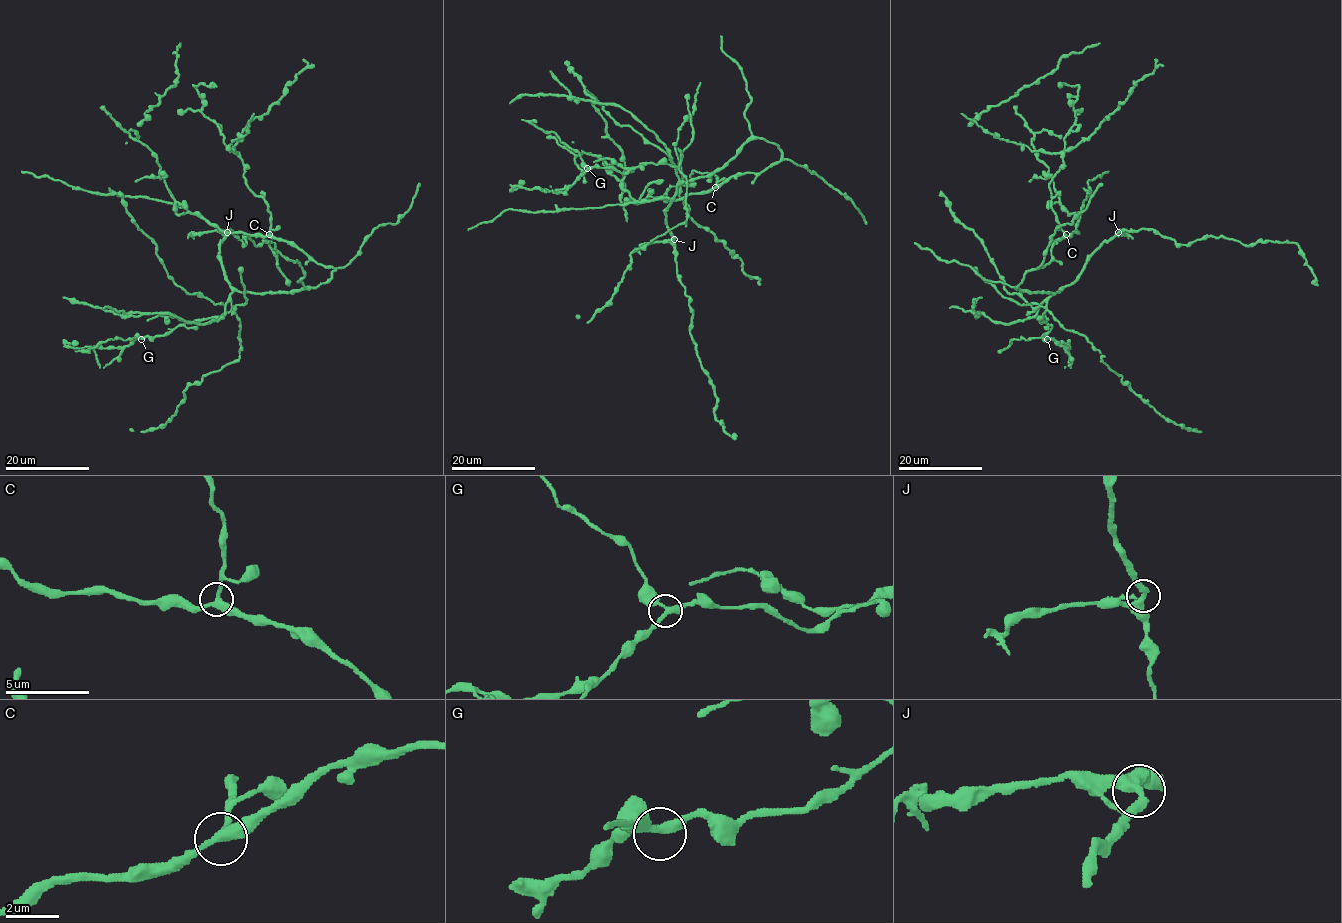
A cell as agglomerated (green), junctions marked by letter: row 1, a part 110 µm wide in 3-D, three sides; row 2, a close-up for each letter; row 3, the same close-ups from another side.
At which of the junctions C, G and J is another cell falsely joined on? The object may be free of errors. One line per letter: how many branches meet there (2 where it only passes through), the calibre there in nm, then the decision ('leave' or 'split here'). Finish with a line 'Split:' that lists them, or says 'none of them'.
C: branches 3; calibre 320 nm; leave
G: branches 3; calibre 280 nm; leave
J: branches 3; calibre 280 nm; split here
Split: J

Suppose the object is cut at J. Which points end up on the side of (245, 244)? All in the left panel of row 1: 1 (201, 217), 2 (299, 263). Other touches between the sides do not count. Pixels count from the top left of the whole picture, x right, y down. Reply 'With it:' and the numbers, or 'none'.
With it: none

